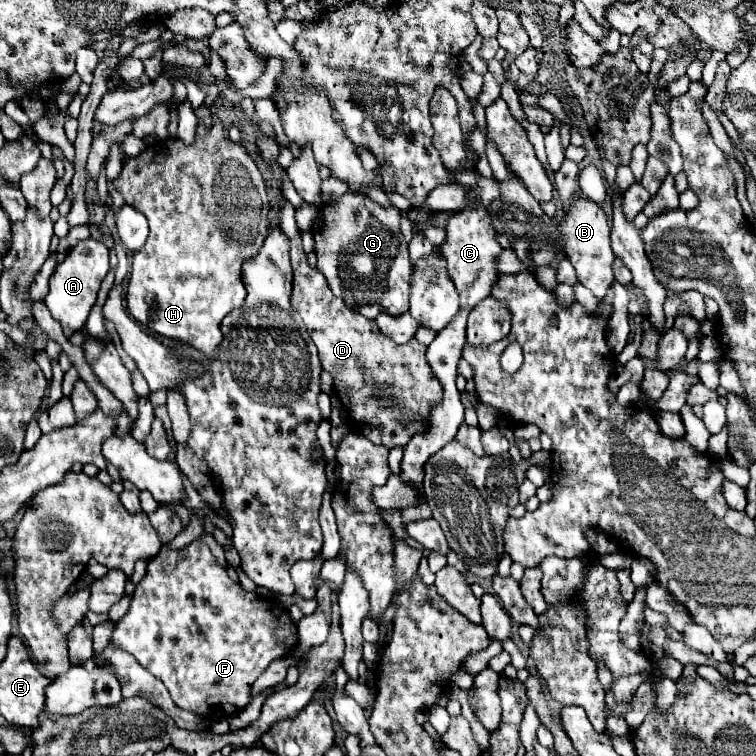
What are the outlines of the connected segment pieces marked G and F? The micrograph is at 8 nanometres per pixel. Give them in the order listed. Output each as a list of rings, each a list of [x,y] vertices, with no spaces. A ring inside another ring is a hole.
[[[346,193],[340,201],[322,207],[312,227],[312,235],[316,241],[314,251],[318,255],[318,269],[328,279],[332,293],[344,299],[346,307],[362,313],[368,319],[374,319],[382,311],[388,315],[402,315],[408,311],[412,263],[408,259],[408,245],[404,241],[404,235],[400,233],[400,215],[396,207],[380,207],[368,197]]]
[[[194,539],[184,549],[162,545],[158,555],[148,561],[146,575],[134,589],[130,609],[120,621],[116,621],[110,639],[110,645],[128,651],[142,667],[158,677],[168,687],[178,707],[208,719],[222,719],[244,709],[248,705],[250,685],[256,677],[270,661],[286,657],[296,643],[298,631],[290,613],[282,605],[280,609],[276,605],[274,613],[268,599],[248,593],[240,583],[234,583],[202,539]]]

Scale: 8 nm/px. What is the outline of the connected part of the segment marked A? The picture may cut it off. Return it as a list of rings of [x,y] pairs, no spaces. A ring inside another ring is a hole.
[[[92,237],[78,241],[76,247],[72,247],[64,255],[64,259],[56,263],[56,269],[50,277],[50,291],[44,297],[44,305],[50,309],[52,317],[62,325],[66,337],[84,327],[86,317],[92,305],[96,303],[96,295],[106,273],[108,273],[108,247]]]

